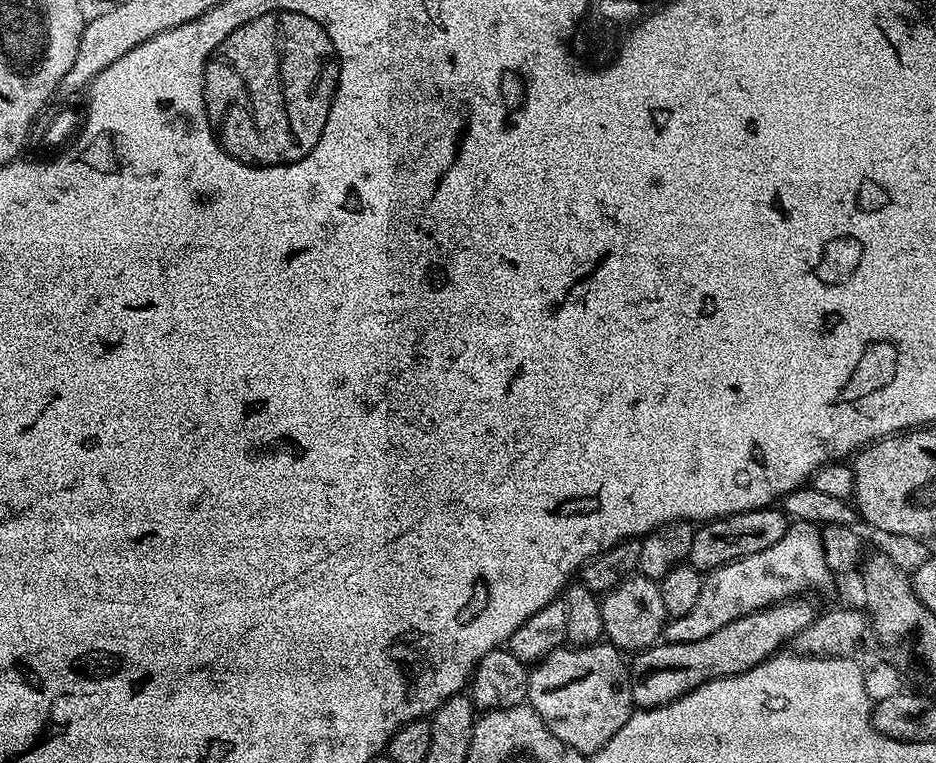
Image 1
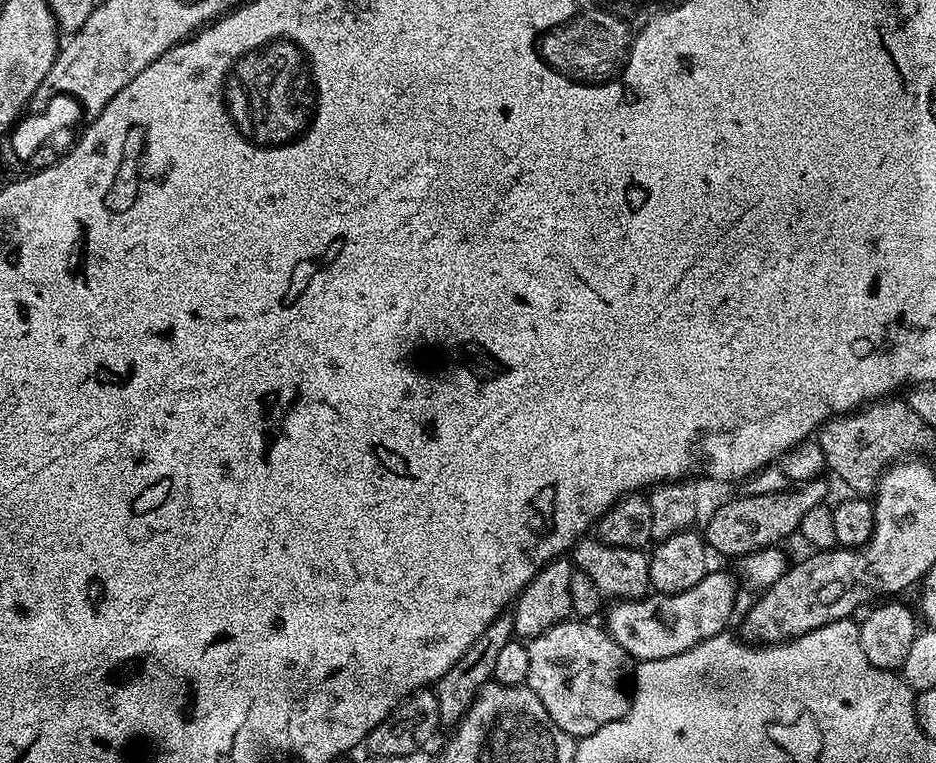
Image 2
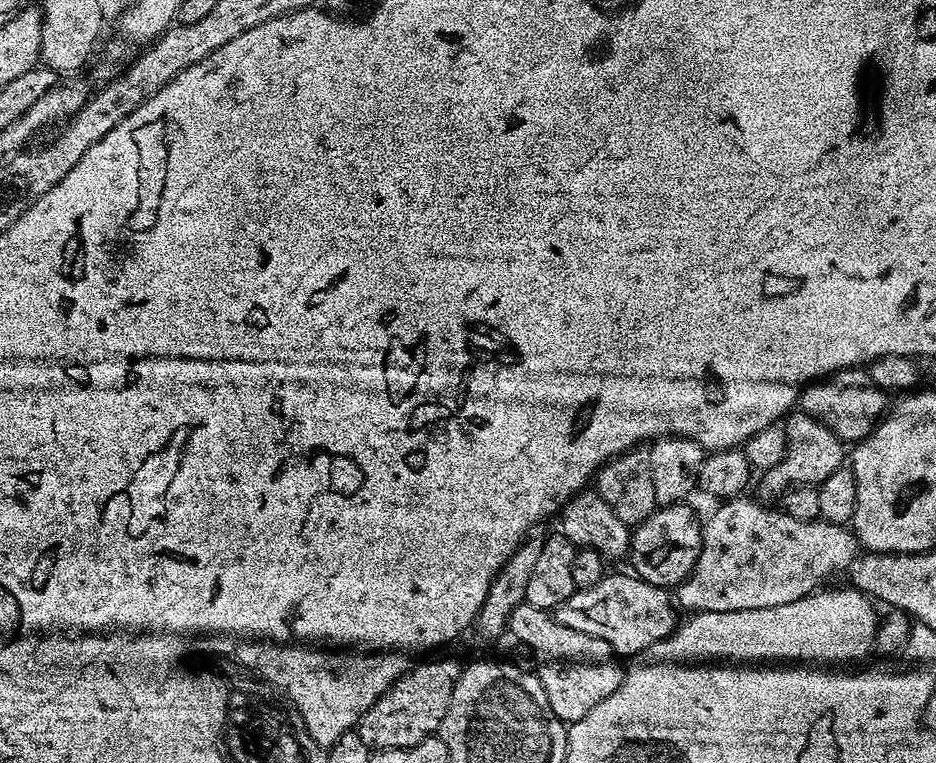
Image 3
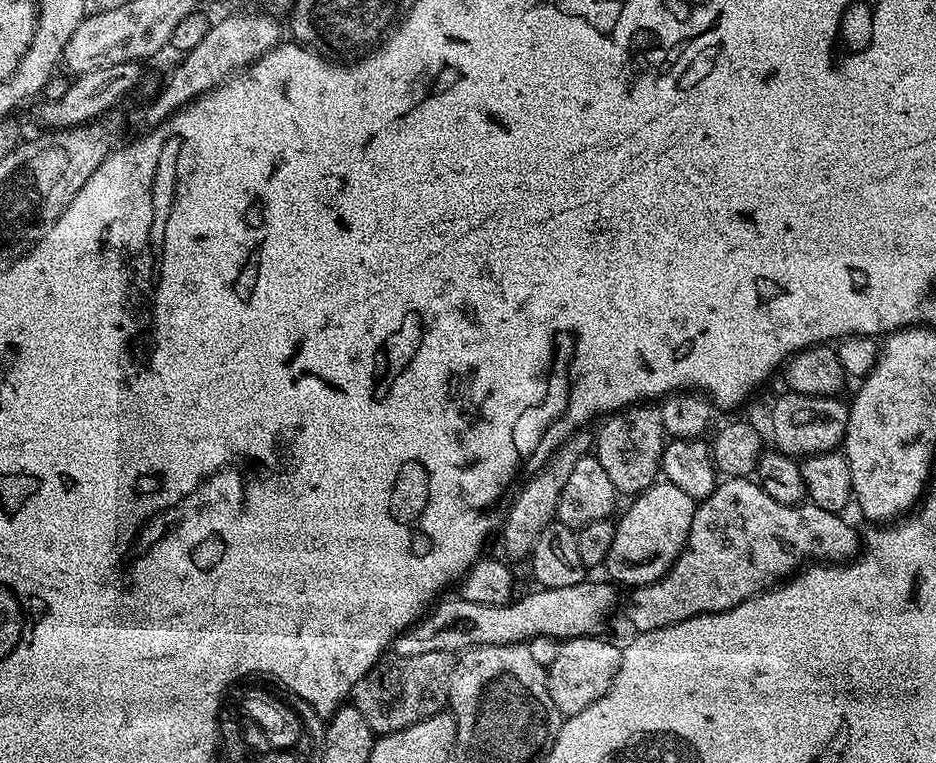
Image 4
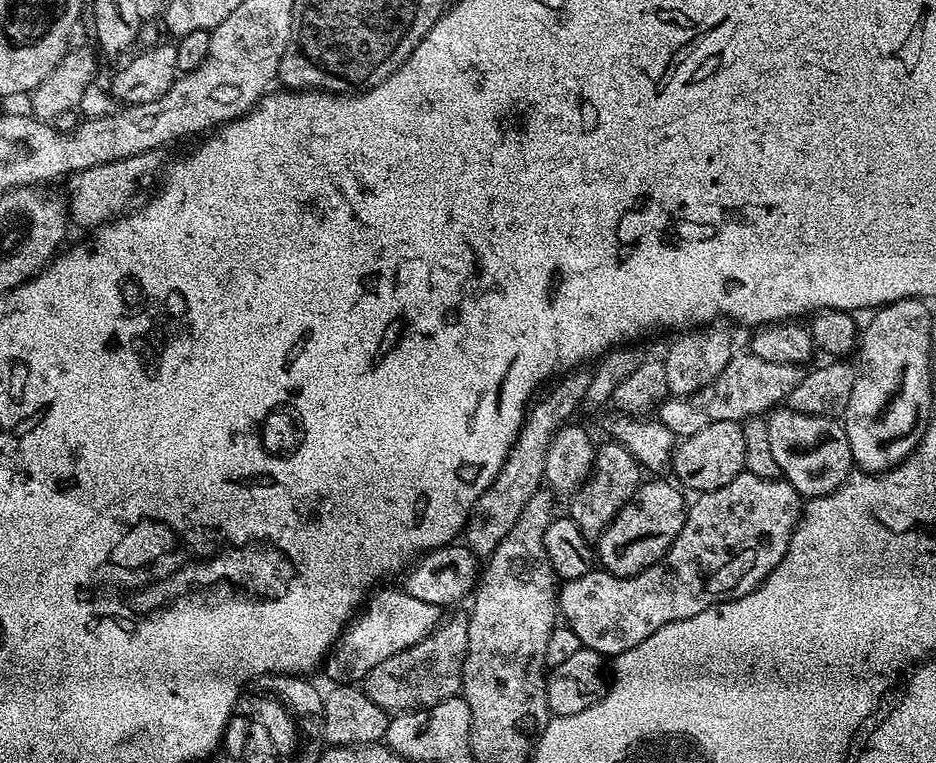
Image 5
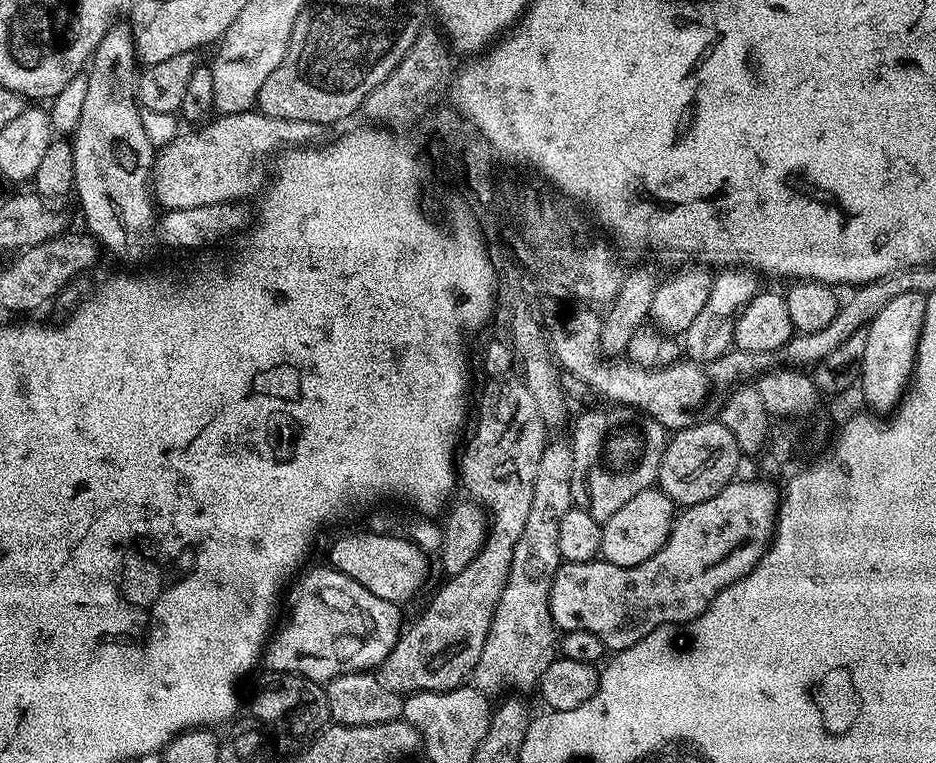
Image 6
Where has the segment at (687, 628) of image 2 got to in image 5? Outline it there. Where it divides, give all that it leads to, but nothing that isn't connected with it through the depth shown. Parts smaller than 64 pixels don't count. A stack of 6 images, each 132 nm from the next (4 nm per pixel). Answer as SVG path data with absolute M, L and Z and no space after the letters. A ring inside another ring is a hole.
M388 586L377 587L367 597L366 603L352 617L348 627L341 632L340 639L336 641L327 657L326 669L328 668L328 676L332 682L363 681L364 676L370 674L370 670L374 670L374 666L378 666L378 662L386 662L386 658L390 658L390 654L398 654L418 642L422 642L422 638L429 636L440 623L442 610L438 606L434 606L430 602L422 602L418 598L410 598L399 587L384 587Z

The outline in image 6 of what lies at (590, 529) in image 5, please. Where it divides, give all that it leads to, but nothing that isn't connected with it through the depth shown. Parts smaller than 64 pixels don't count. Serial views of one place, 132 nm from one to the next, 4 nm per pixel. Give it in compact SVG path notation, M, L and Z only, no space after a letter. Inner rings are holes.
M623 404L604 406L608 408L596 408L588 406L576 420L576 429L572 432L570 447L572 449L572 503L575 507L586 510L590 518L601 522L609 520L634 494L642 494L642 490L653 487L660 475L660 463L662 454L667 446L669 433L652 416L640 412L636 408L626 408Z

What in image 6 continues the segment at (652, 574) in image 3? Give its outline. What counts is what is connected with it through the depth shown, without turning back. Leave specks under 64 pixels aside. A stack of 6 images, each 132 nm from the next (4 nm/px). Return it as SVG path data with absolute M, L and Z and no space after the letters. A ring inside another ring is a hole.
M653 486L642 490L642 494L634 494L618 514L614 514L602 524L602 546L600 556L608 560L614 566L638 566L646 562L668 540L672 533L673 523L678 515L677 505L672 503L670 497L659 487Z

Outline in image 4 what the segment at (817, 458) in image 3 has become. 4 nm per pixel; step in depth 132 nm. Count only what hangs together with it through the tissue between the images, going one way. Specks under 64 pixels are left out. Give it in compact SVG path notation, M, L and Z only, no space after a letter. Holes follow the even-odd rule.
M791 390L776 400L772 408L772 440L775 451L793 458L835 452L843 445L847 432L849 405L835 396L800 396Z

